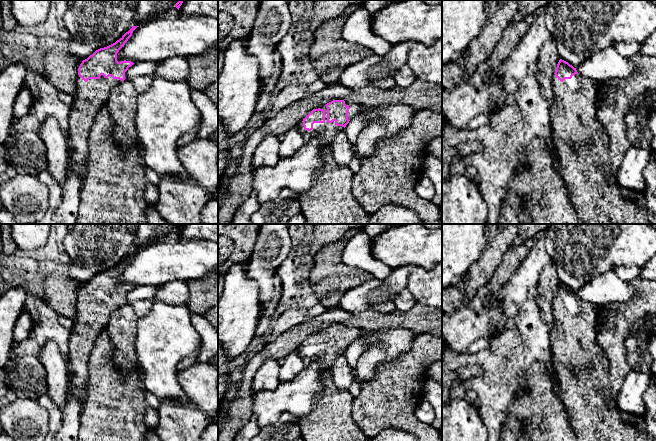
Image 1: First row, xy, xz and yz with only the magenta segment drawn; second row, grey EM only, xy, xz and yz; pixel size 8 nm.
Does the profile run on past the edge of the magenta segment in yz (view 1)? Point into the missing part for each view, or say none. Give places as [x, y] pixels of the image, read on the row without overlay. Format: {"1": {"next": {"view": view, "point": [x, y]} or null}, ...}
{"1": {"next": {"view": "yz", "point": [582, 370]}}}

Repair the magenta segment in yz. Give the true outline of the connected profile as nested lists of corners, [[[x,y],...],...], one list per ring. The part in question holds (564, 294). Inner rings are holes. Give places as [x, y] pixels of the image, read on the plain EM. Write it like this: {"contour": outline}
{"contour": [[[560,283],[553,299],[554,321],[550,325],[552,363],[556,369],[562,400],[569,413],[578,441],[648,441],[644,416],[621,411],[610,405],[609,363],[596,339],[595,306],[578,298],[576,292]]]}

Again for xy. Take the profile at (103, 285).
{"contour": [[[132,250],[115,267],[96,274],[78,292],[74,326],[70,330],[69,360],[76,394],[81,403],[87,392],[87,363],[94,343],[101,331],[106,329],[111,314],[122,305],[128,304],[126,295],[134,288],[126,284],[118,286],[117,277],[137,251],[139,250]]]}

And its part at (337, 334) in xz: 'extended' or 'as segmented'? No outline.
extended

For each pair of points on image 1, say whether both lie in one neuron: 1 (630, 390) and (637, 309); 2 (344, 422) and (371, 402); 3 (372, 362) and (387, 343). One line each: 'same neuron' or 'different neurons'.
1: different neurons
2: different neurons
3: same neuron

